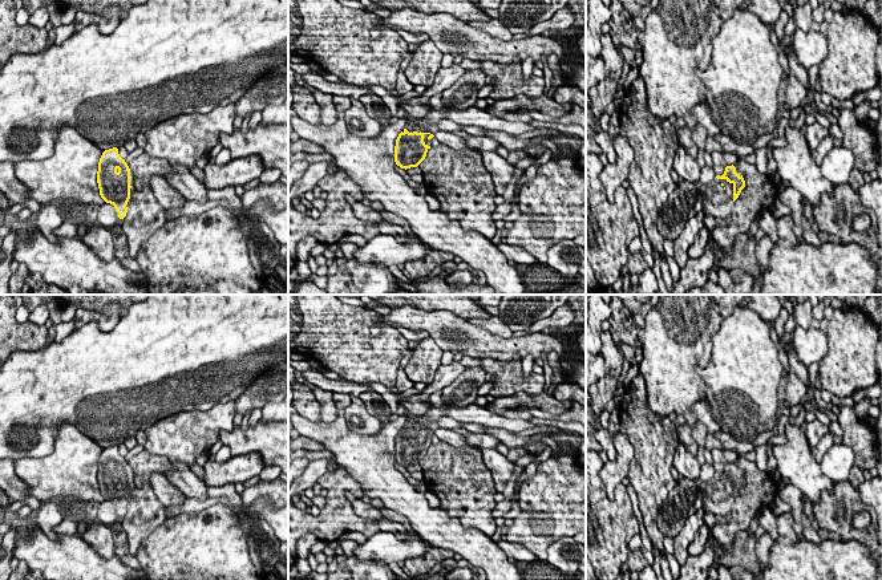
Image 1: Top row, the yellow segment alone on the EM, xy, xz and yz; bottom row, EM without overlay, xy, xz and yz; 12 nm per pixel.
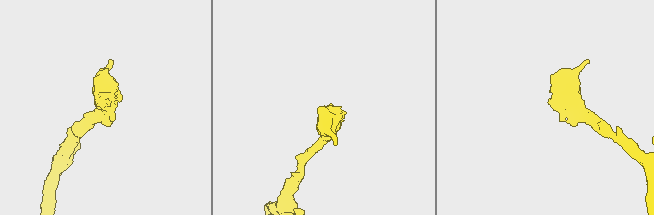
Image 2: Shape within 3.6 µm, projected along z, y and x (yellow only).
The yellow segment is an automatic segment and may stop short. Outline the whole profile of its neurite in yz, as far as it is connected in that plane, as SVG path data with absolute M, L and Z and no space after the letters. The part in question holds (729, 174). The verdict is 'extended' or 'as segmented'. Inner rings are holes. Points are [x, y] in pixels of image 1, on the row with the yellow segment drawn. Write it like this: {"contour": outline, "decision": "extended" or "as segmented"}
{"contour": "M733 165L727 166L721 177L717 175L715 181L712 181L711 183L703 184L700 188L701 199L703 199L703 210L705 215L711 215L713 218L721 216L720 208L724 204L727 204L729 199L725 194L725 187L721 183L723 179L733 184L733 206L741 190L745 187L745 181L743 175L736 173L736 167Z", "decision": "extended"}

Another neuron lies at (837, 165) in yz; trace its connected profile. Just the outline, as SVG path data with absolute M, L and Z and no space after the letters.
M841 145L839 147L833 146L833 149L825 154L820 167L824 178L836 187L849 181L854 165L854 154Z

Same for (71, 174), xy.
M65 125L58 130L54 154L43 161L13 163L15 175L28 188L29 199L41 204L64 199L77 202L80 207L90 203L101 207L106 203L97 183L102 153L74 127Z

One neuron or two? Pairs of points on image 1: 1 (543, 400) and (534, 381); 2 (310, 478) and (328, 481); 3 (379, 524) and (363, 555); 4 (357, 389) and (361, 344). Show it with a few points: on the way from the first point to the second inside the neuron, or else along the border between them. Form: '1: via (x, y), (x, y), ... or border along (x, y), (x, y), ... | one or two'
1: border along (542, 392), (535, 394), (516, 392), (510, 396) | two
2: border along (328, 471), (316, 482) | two
3: border along (367, 536), (375, 532), (392, 532), (405, 539) | two
4: border along (347, 380), (365, 384) | two

